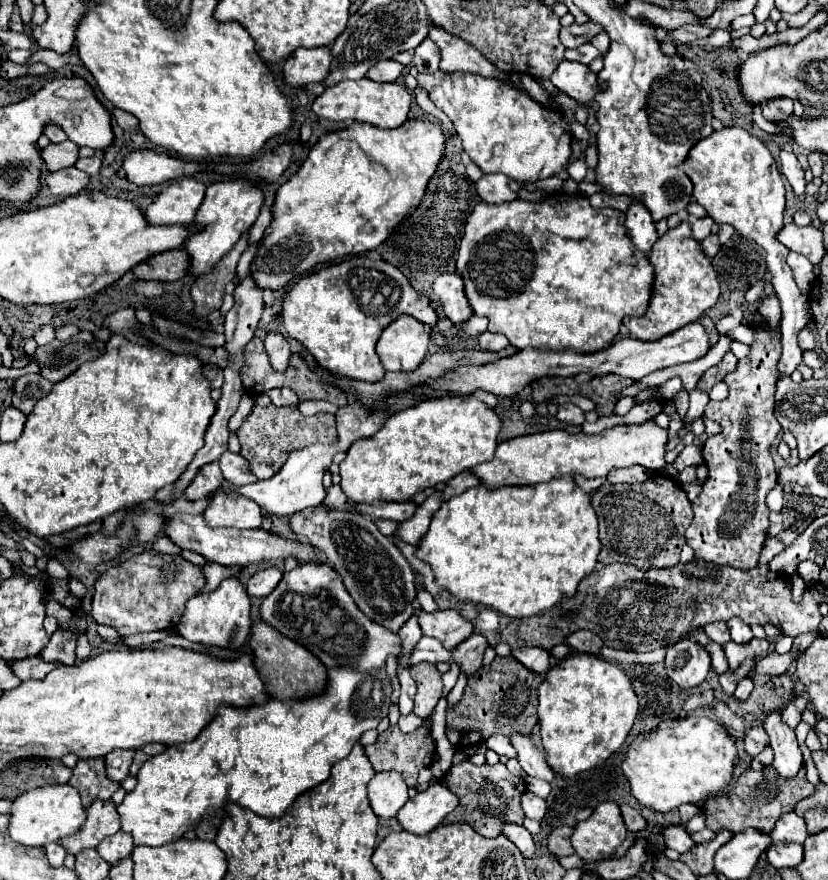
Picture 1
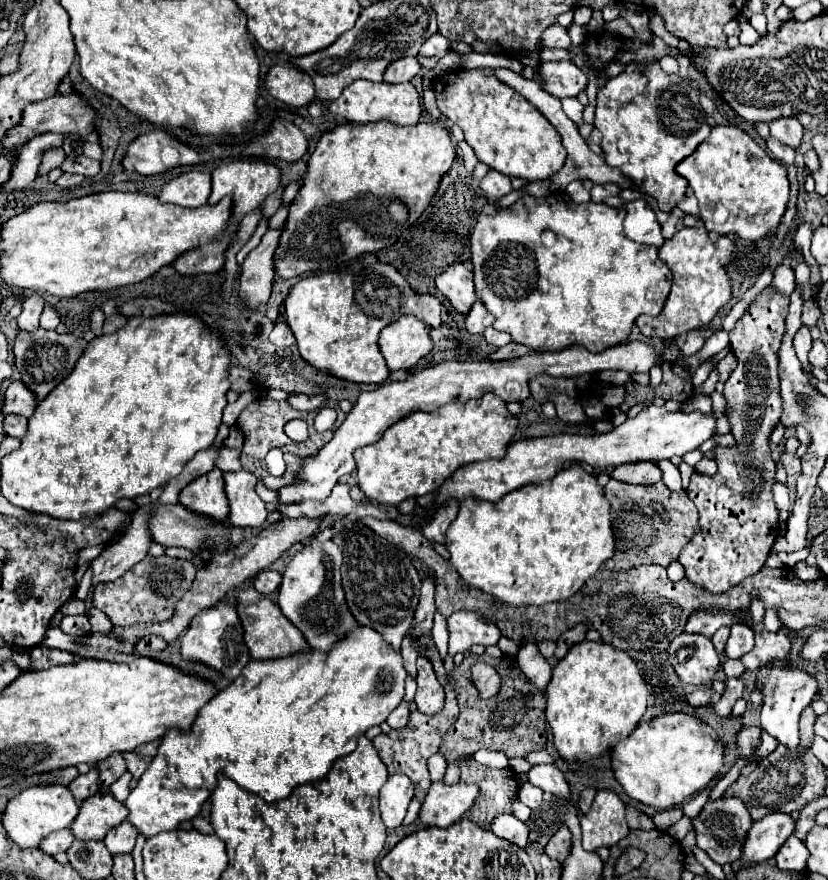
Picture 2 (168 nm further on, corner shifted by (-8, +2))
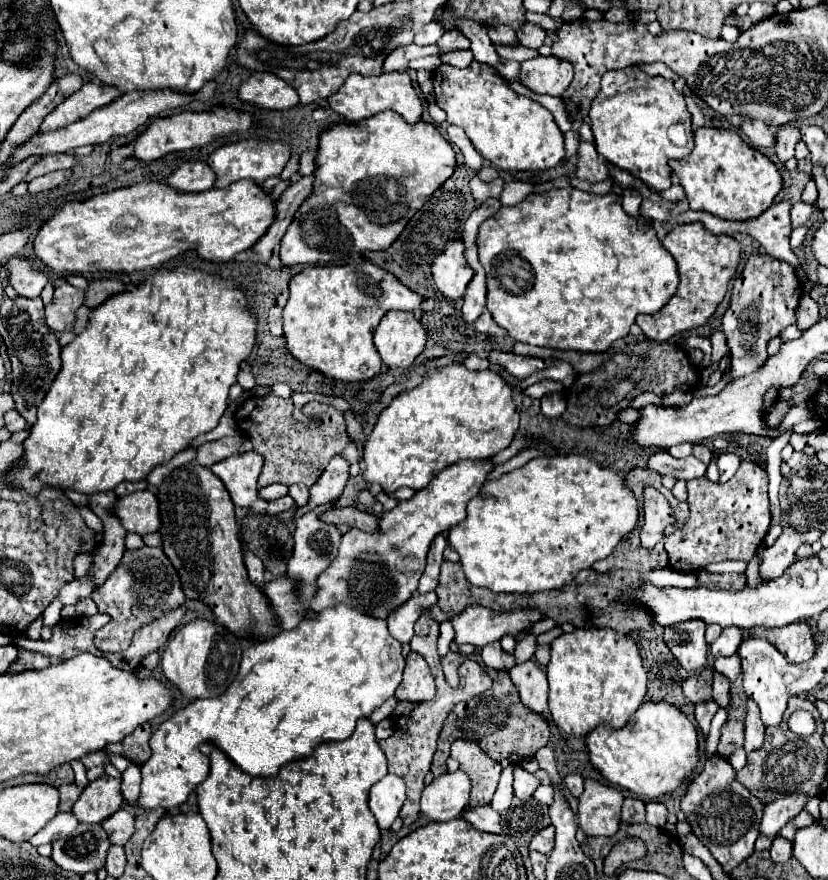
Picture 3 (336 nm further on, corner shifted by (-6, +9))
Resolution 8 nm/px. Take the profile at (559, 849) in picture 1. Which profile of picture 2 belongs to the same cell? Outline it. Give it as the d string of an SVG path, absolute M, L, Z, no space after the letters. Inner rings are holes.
M560 827L560 829L552 835L552 839L548 841L548 845L544 847L544 853L546 853L550 859L564 861L566 855L568 855L568 851L570 851L570 839L572 839L570 831L568 831L566 827Z

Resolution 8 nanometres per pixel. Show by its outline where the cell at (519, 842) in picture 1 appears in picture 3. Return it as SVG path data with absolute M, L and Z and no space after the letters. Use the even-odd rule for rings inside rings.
M466 806L464 810L464 818L482 832L490 832L490 834L500 834L502 832L502 818L496 810L492 810L490 806L480 806L480 808L470 808Z

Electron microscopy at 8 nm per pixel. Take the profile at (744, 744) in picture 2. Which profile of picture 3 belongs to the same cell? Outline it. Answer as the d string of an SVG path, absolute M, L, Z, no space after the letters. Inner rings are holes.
M728 720L722 726L722 738L718 744L718 754L728 758L734 750L742 748L744 744L744 724L738 720Z

